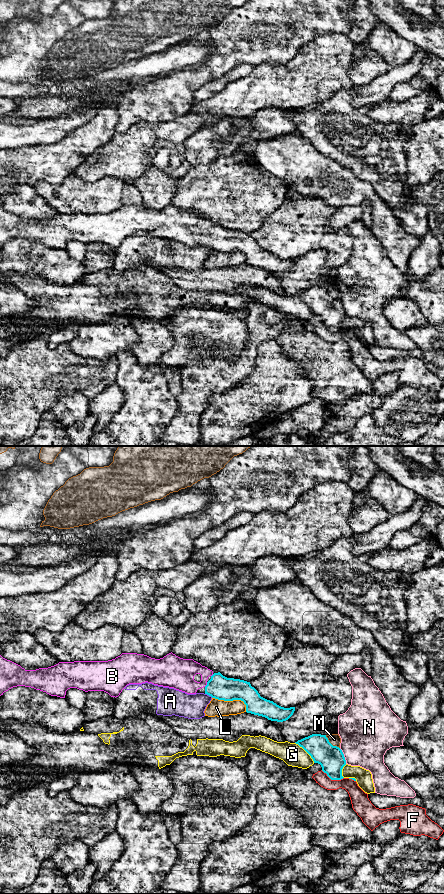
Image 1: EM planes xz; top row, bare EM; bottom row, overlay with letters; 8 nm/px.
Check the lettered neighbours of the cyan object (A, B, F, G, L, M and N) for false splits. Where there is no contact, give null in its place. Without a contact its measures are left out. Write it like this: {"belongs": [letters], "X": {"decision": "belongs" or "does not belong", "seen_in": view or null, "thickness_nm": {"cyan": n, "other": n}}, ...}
{"belongs": ["B"], "A": {"decision": "does not belong", "seen_in": "xz", "thickness_nm": {"cyan": 190, "other": 200}}, "B": {"decision": "belongs", "seen_in": "xz", "thickness_nm": {"cyan": 190, "other": 260}}, "F": {"decision": "does not belong", "seen_in": "xz", "thickness_nm": {"cyan": 200, "other": 130}}, "G": {"decision": "does not belong", "seen_in": "xz", "thickness_nm": {"cyan": 200, "other": 180}}, "L": {"decision": "does not belong", "seen_in": "xz", "thickness_nm": {"cyan": 190, "other": 130}}, "M": {"decision": "does not belong", "seen_in": "xz", "thickness_nm": {"cyan": 200, "other": 90}}, "N": {"decision": "does not belong", "seen_in": "xz", "thickness_nm": {"cyan": 200, "other": 400}}}

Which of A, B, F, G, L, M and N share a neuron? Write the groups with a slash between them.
A / B / F / G / L / M / N

